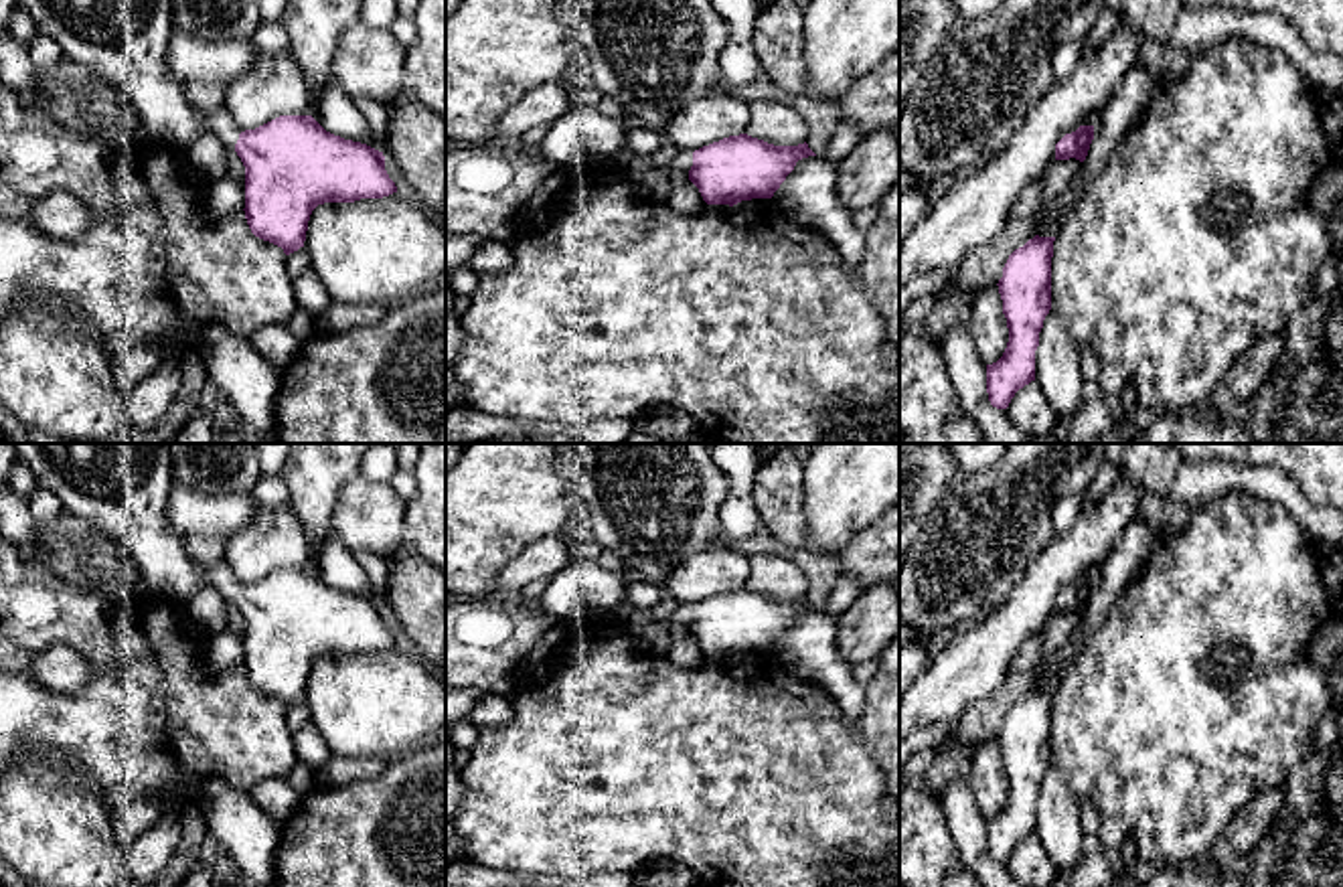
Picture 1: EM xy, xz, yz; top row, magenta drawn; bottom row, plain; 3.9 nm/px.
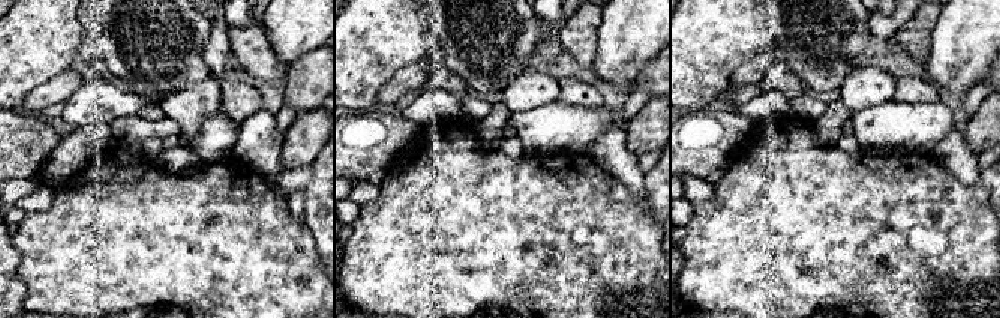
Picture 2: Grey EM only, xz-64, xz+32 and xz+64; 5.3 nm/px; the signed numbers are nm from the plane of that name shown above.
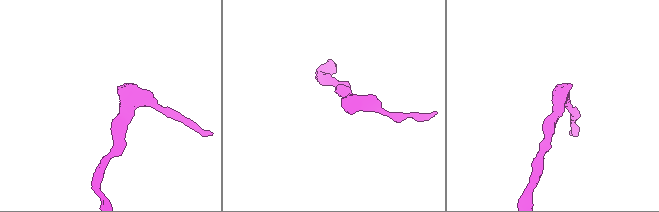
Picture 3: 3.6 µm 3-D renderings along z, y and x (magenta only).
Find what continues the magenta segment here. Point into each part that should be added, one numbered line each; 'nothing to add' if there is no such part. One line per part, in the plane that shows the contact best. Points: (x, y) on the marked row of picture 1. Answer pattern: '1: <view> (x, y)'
1: xz (683, 160)

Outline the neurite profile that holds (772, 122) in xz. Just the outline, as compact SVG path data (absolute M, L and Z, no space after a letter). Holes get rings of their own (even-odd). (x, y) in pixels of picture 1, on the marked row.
M768 99L749 101L747 107L752 119L743 134L774 146L804 144L808 130L794 109Z

